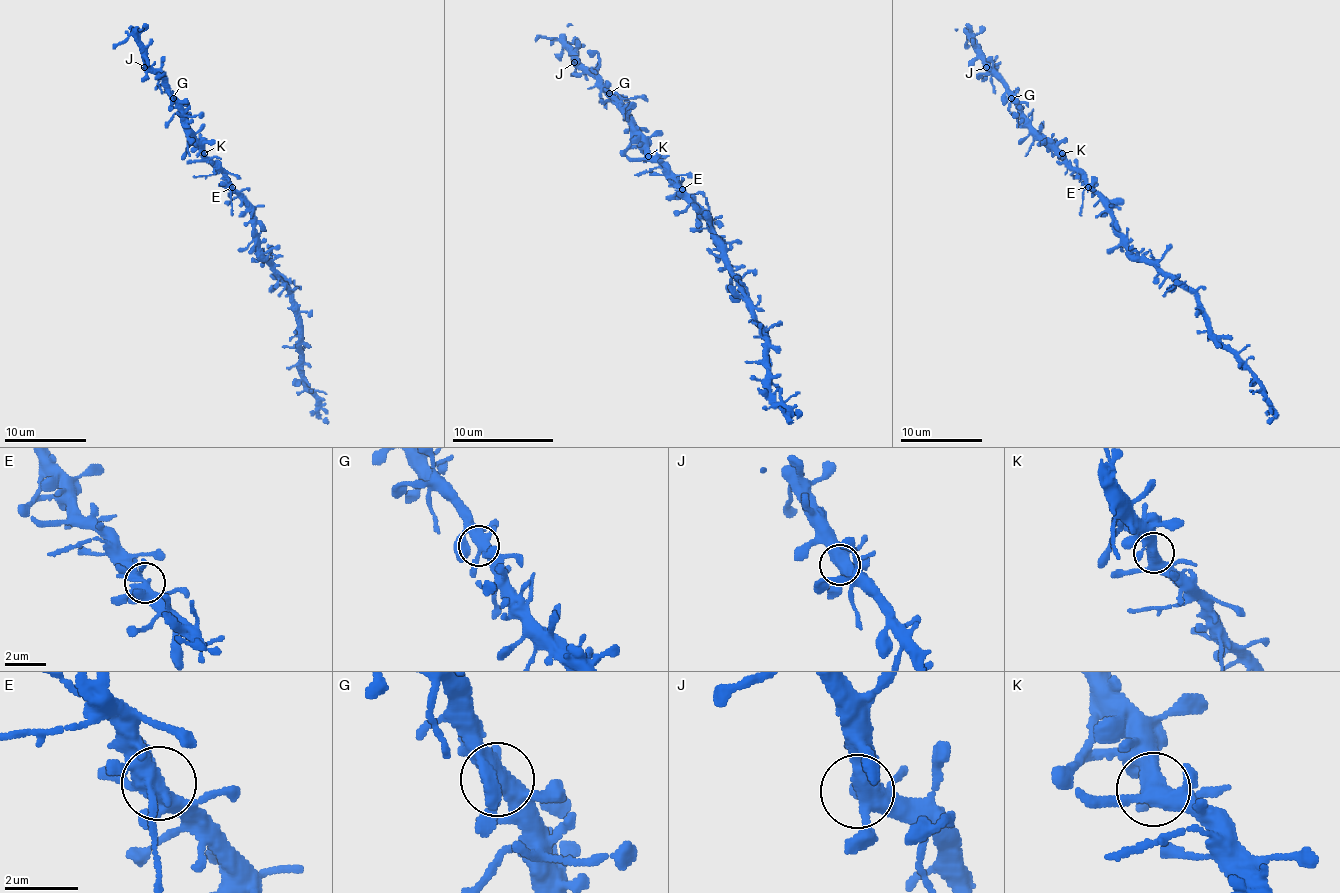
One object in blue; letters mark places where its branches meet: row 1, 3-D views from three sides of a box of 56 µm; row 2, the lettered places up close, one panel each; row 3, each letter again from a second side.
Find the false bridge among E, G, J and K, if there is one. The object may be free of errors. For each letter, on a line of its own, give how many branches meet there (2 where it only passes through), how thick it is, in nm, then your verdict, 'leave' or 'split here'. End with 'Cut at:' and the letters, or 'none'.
E: 6 branches meet; 440 nm thick; leave
G: 5 branches meet; 400 nm thick; leave
J: 4 branches meet; 440 nm thick; leave
K: 3 branches meet; 420 nm thick; leave
Cut at: none

